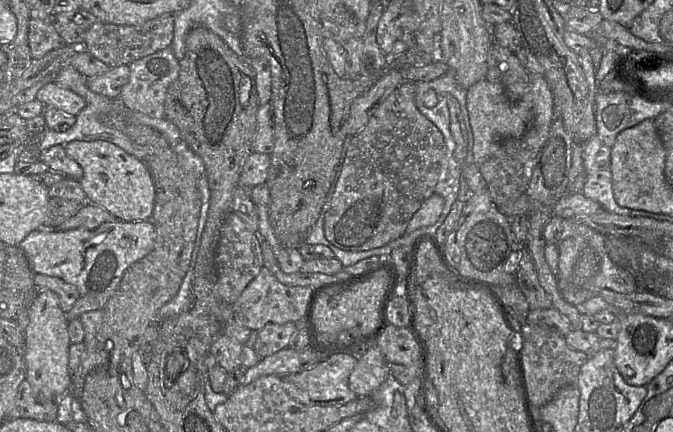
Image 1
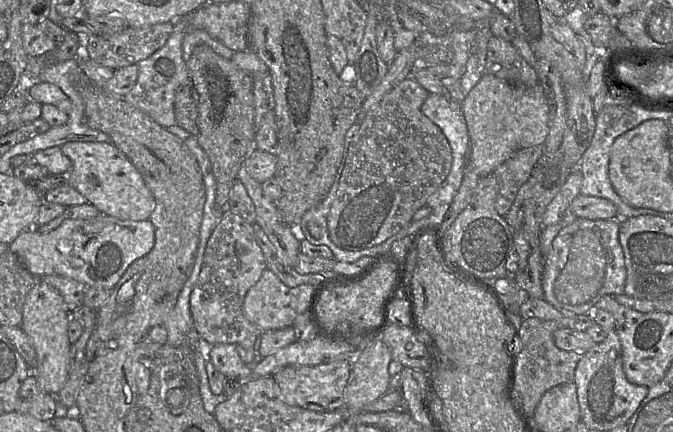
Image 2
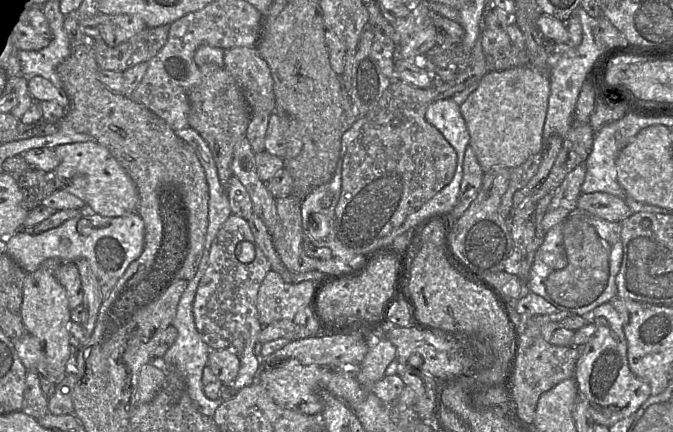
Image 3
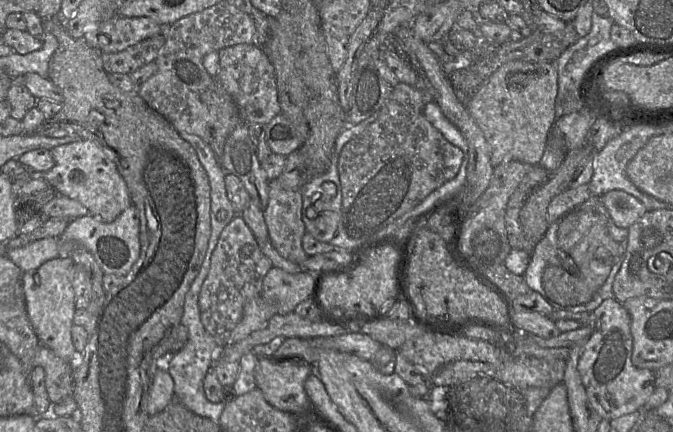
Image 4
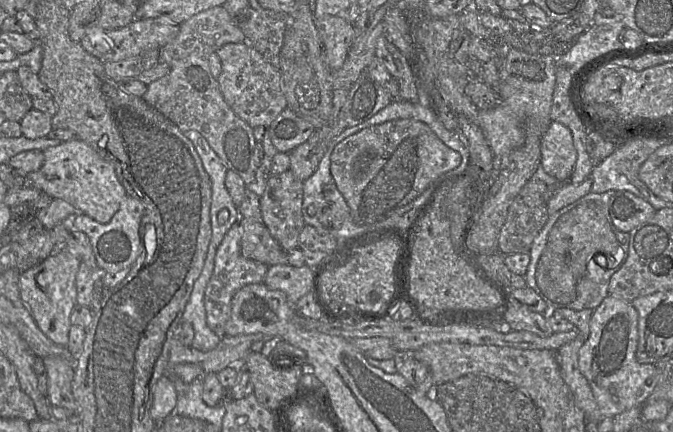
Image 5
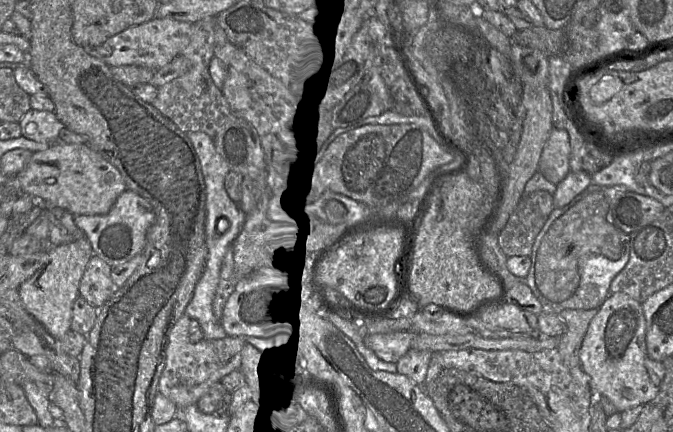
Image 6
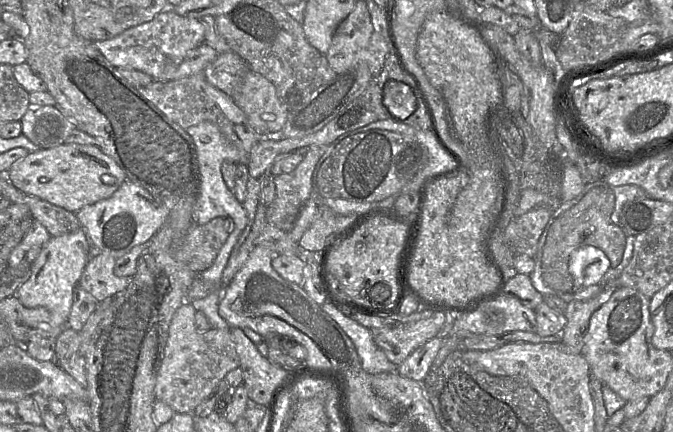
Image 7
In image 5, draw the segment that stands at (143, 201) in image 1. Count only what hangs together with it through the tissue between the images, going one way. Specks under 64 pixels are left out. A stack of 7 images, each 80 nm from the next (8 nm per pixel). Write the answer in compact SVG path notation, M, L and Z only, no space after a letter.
M78 138L46 148L43 153L43 166L26 175L29 185L53 199L69 202L79 213L86 214L100 223L109 223L128 196L117 178L114 166Z

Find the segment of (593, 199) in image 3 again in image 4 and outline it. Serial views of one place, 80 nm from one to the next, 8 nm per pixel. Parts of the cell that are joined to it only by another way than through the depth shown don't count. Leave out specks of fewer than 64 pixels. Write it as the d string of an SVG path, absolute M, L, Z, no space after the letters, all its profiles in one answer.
M622 190L609 191L601 198L610 218L620 228L628 229L647 212L637 198Z

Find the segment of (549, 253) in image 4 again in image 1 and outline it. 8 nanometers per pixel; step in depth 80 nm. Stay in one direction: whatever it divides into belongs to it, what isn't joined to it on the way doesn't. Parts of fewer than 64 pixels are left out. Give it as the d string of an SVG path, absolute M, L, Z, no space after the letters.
M591 230L584 235L567 238L558 244L559 263L556 275L557 286L562 297L571 305L578 307L588 299L598 296L603 289L631 294L638 291L632 274L616 266L605 249L606 236Z

